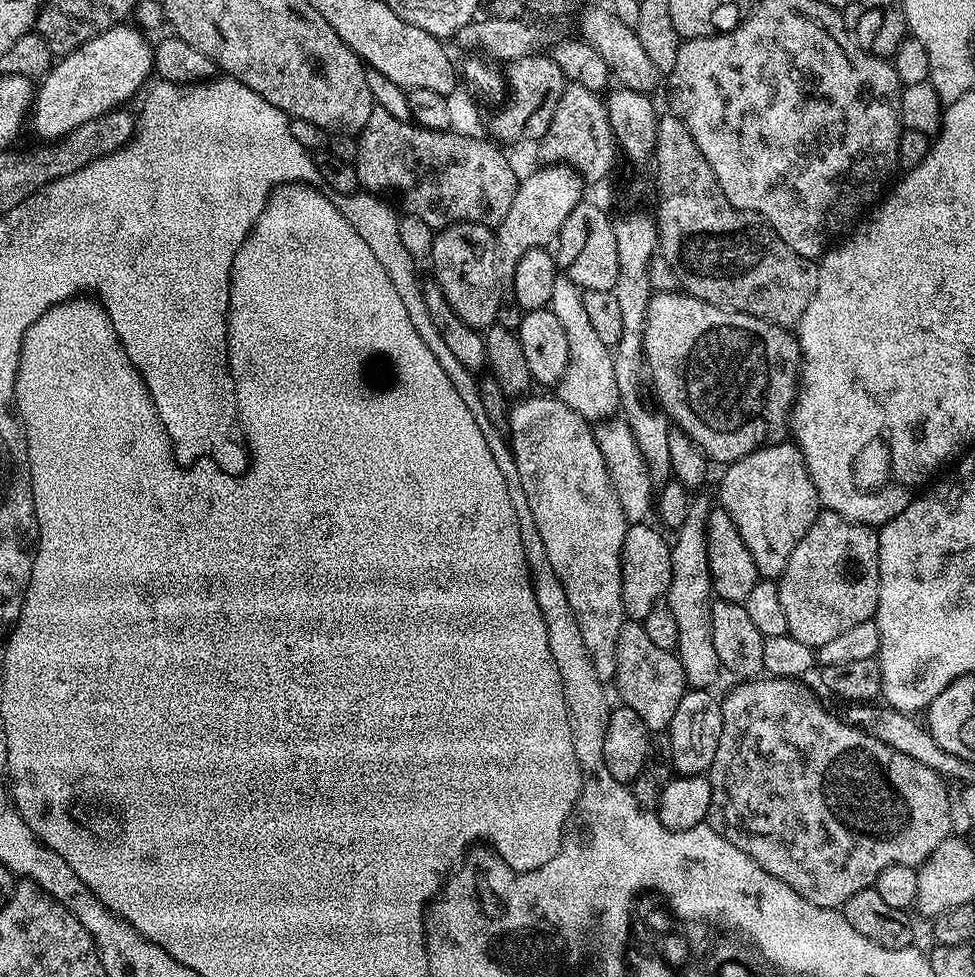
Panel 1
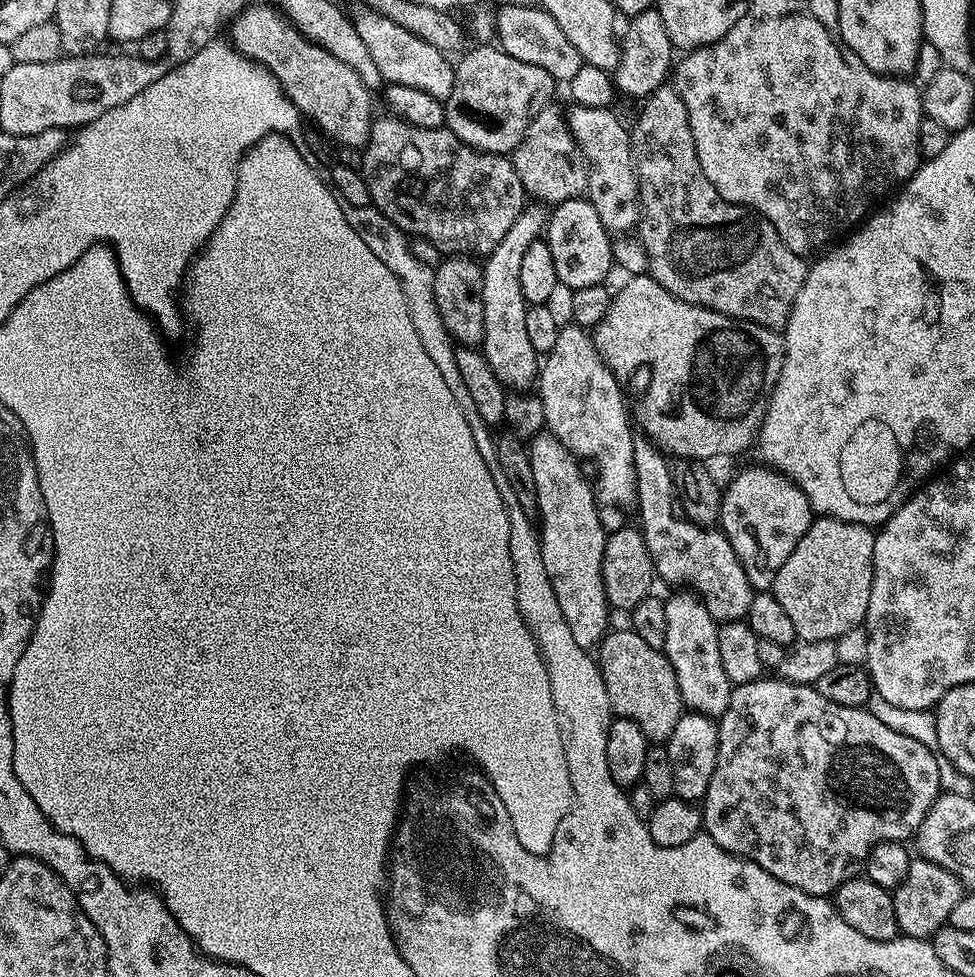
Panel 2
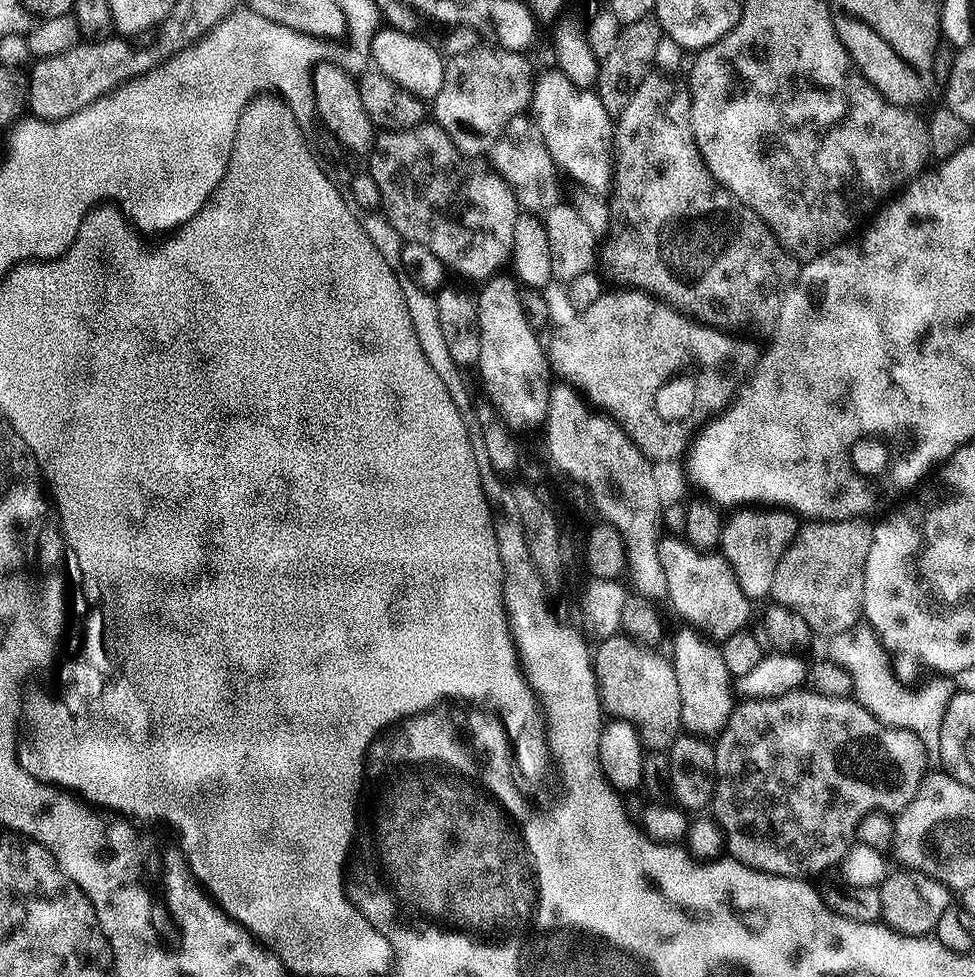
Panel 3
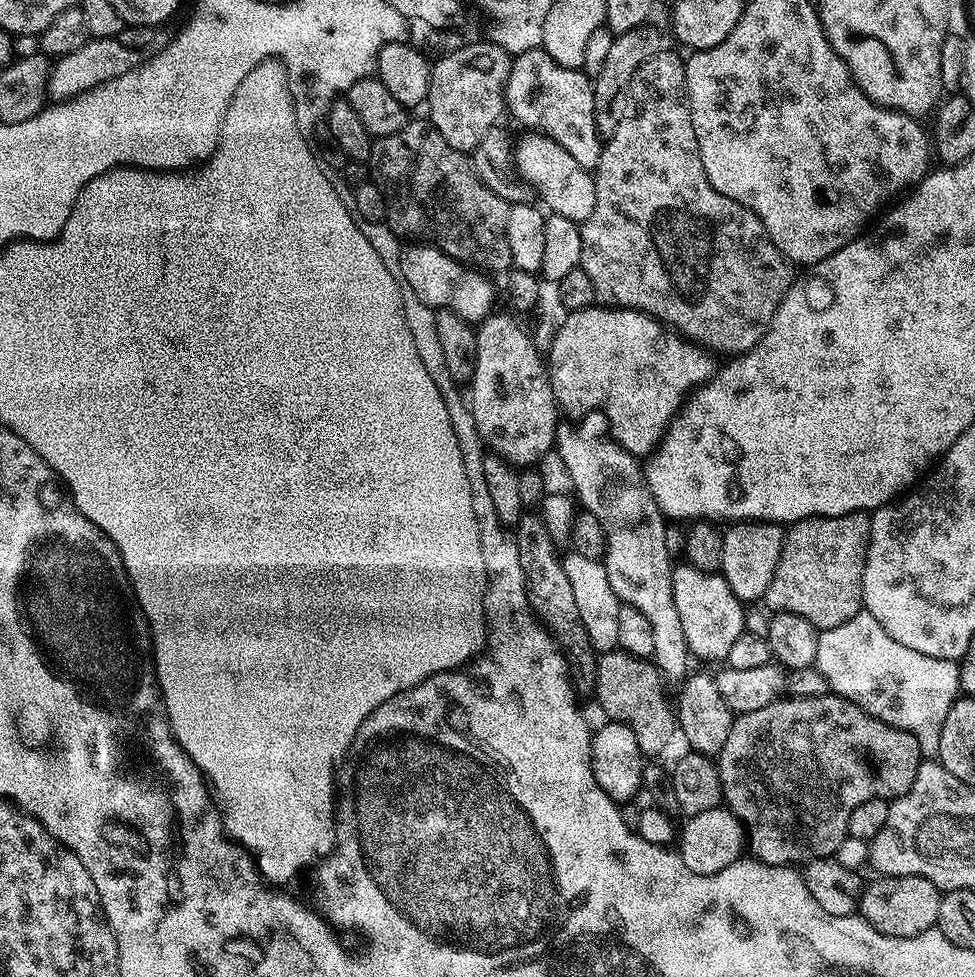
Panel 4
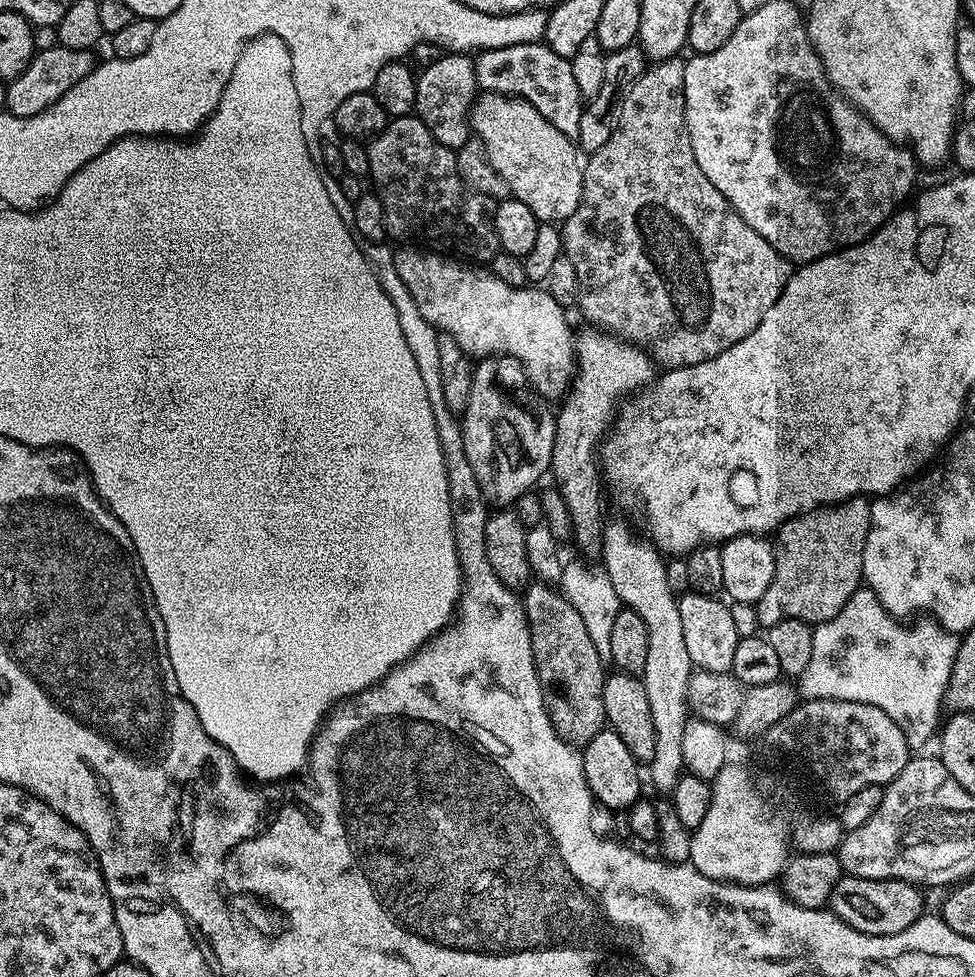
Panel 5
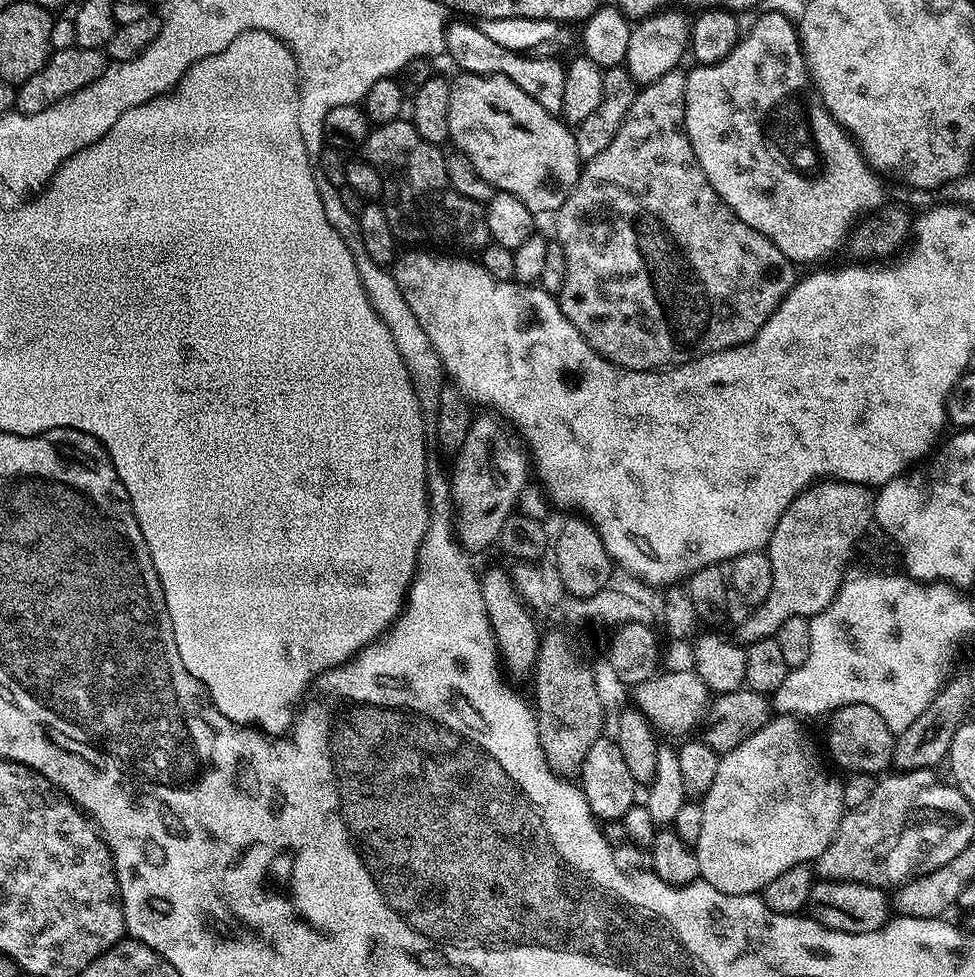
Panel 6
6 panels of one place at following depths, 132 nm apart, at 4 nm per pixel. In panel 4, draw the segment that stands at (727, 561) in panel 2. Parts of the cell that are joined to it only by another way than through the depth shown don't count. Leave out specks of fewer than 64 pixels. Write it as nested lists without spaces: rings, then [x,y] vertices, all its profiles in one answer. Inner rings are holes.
[[[680,562],[672,570],[672,589],[674,607],[678,610],[678,619],[682,622],[682,631],[686,634],[686,646],[693,657],[700,660],[727,661],[734,641],[744,632],[745,605],[730,590],[723,575],[703,572],[693,564]]]

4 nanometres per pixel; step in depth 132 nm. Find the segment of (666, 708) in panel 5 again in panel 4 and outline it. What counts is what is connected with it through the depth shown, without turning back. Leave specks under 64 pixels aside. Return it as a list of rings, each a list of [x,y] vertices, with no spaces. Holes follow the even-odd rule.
[[[561,423],[556,429],[555,451],[560,451],[560,460],[576,487],[575,499],[582,505],[583,511],[594,514],[602,522],[604,531],[604,554],[602,565],[609,579],[610,587],[621,604],[634,606],[642,610],[642,615],[650,621],[654,633],[654,654],[651,659],[665,681],[680,682],[689,675],[688,660],[690,653],[686,646],[686,634],[682,631],[682,622],[678,619],[678,610],[674,607],[674,590],[672,589],[672,570],[674,561],[666,554],[665,535],[666,517],[660,511],[654,494],[650,494],[648,484],[644,481],[644,468],[635,460],[629,449],[619,445],[611,438],[605,440],[587,440],[579,436],[570,425]]]

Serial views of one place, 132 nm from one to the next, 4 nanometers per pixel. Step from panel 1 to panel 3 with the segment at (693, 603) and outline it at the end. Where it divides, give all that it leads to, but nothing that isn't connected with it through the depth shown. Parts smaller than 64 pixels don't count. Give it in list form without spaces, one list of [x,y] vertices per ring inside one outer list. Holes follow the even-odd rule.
[[[680,626],[672,640],[670,659],[678,678],[678,694],[682,694],[683,731],[701,738],[715,738],[726,726],[734,707],[734,680],[722,662],[719,647],[691,626]]]

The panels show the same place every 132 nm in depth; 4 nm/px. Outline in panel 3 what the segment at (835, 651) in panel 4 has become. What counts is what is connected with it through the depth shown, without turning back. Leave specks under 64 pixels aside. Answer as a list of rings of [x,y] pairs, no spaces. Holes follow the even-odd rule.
[[[857,626],[831,637],[827,655],[838,666],[846,670],[852,679],[854,699],[870,714],[874,714],[883,724],[892,728],[905,728],[918,738],[922,738],[924,749],[928,752],[929,761],[940,759],[940,735],[942,734],[942,718],[946,714],[946,706],[950,702],[954,685],[951,679],[944,678],[940,688],[932,684],[924,684],[921,688],[907,688],[892,673],[892,664],[888,661],[889,649],[880,642],[879,636],[867,626]]]

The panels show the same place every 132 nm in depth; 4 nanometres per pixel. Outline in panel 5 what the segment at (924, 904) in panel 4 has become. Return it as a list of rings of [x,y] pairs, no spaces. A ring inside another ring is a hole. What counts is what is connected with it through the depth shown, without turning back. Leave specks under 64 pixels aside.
[[[844,874],[834,886],[827,907],[862,934],[889,936],[906,930],[906,926],[925,915],[924,896],[920,892],[923,891],[908,880],[871,880]]]

